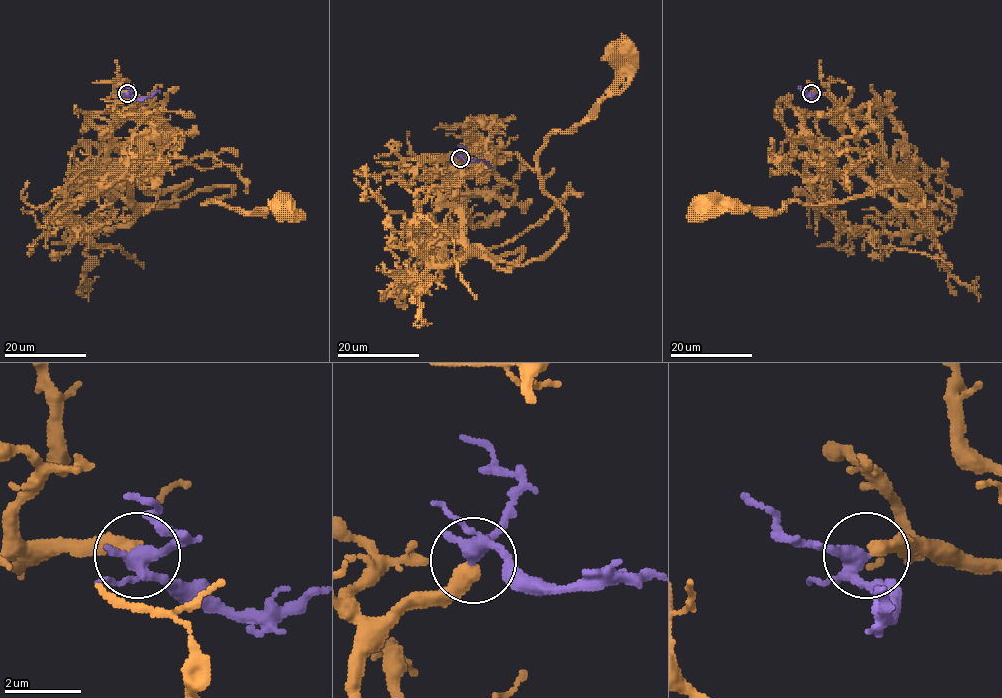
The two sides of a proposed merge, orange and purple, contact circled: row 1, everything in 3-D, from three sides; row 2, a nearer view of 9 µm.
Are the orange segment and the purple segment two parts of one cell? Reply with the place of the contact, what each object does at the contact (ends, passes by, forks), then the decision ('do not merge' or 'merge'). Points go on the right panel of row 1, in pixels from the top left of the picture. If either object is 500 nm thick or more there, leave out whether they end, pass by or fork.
at (811, 93); orange ends there; purple forks there; merge

